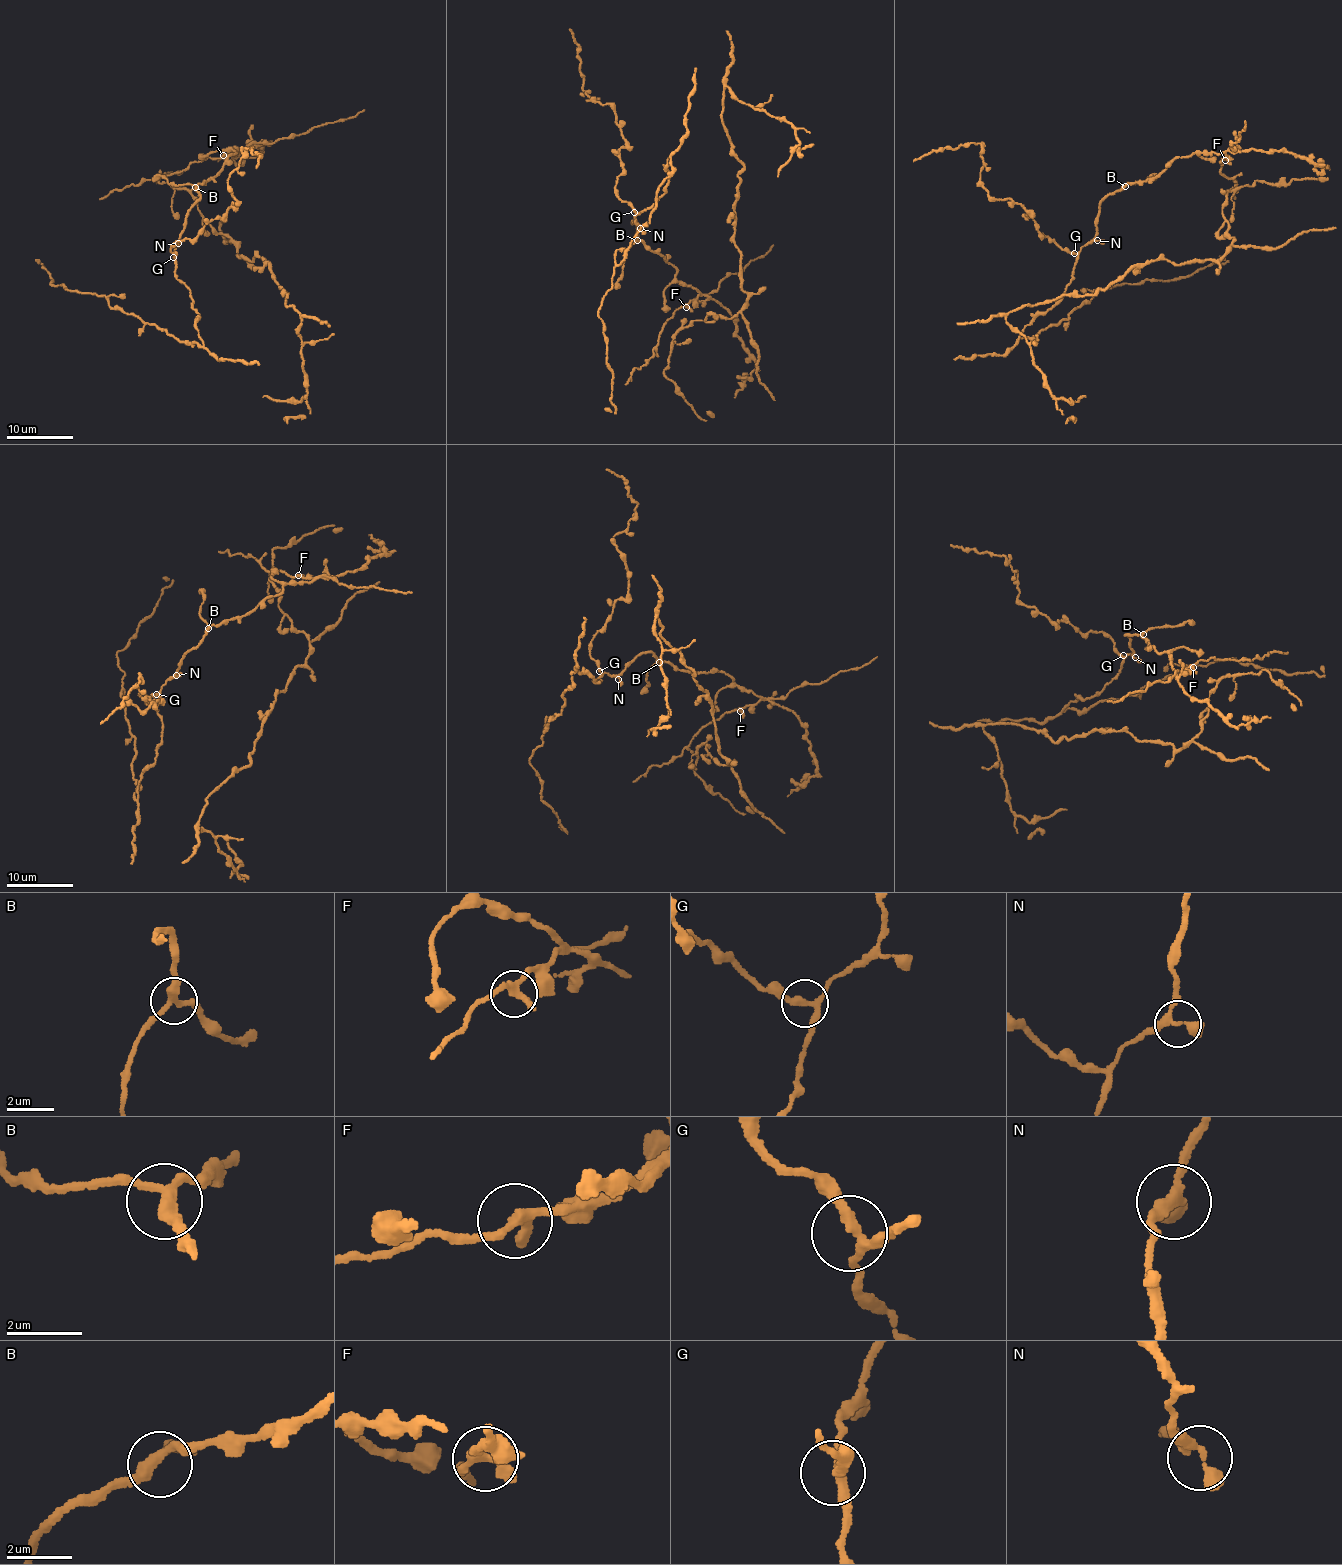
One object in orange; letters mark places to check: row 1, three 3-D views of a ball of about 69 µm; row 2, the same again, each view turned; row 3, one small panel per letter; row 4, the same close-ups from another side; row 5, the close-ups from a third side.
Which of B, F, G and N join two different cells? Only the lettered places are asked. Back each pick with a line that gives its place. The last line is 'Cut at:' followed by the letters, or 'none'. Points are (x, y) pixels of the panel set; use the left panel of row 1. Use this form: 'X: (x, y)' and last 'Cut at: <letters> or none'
Cut at: none

